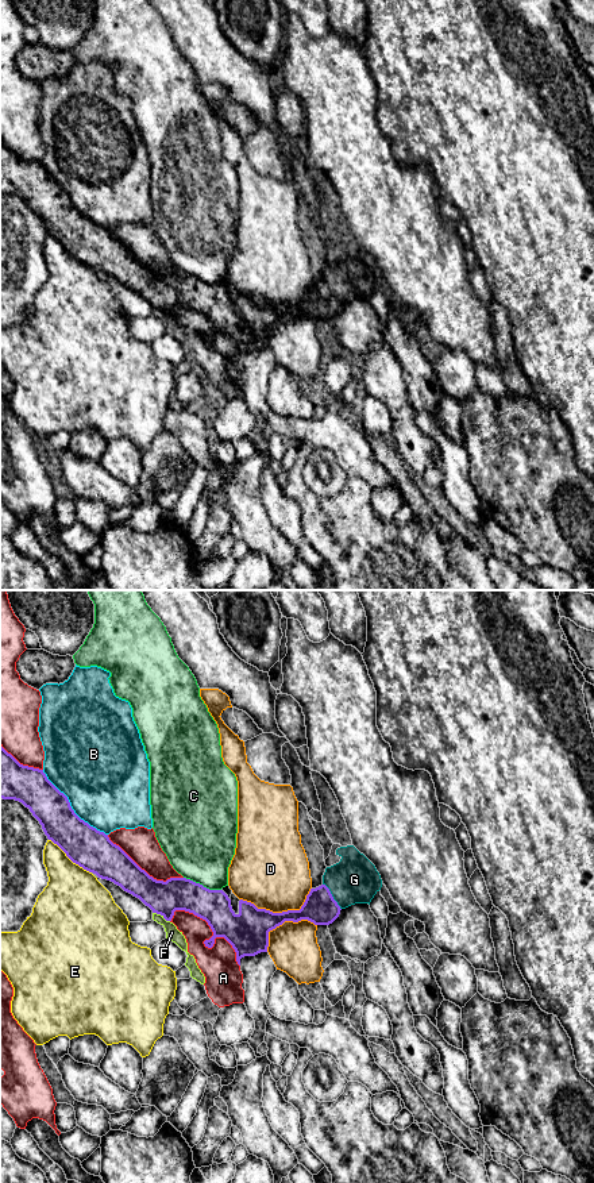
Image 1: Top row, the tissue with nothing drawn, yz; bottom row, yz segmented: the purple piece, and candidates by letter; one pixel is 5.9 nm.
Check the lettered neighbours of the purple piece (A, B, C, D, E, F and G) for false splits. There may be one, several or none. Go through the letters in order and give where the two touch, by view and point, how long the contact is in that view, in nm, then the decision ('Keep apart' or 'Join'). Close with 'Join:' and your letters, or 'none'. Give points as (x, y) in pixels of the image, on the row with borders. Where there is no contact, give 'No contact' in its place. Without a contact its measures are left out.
A: Touches purple at yz (204, 941). Shared border 500 nm. Keep apart
B: Touches purple at yz (70, 808). Shared border 550 nm. Keep apart
C: Touches purple at yz (201, 885). Shared border 240 nm. Keep apart
D: Touches purple at yz (280, 913). Shared border 440 nm. Keep apart
E: Touches purple at yz (70, 859). Shared border 320 nm. Keep apart
F: Touches purple at yz (161, 914). Shared border 120 nm. Keep apart
G: Touches purple at yz (332, 897). Shared border 190 nm. Join
Join: G

